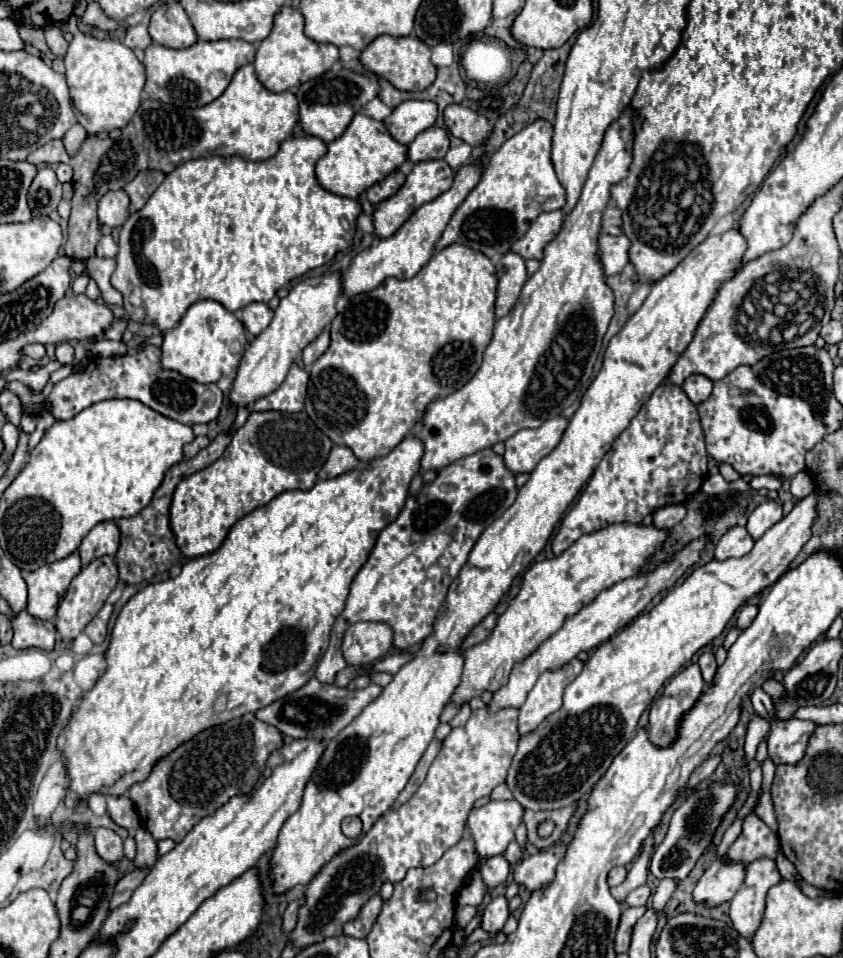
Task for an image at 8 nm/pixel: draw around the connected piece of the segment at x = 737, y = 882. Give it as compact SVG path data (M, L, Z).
M717 856L715 862L705 870L697 882L693 896L699 902L709 902L711 906L723 904L735 896L745 880L745 864Z

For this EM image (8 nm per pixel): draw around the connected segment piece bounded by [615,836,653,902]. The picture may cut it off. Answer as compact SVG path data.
M649 836L649 838L645 840L643 852L641 852L641 856L633 862L633 868L629 870L627 880L615 890L619 902L625 900L625 896L627 896L631 890L635 890L637 886L643 886L643 884L645 884L645 880L647 880L647 866L649 866L651 852L653 852L653 836Z

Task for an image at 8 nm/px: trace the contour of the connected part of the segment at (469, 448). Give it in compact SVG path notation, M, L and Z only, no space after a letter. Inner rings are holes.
M627 106L623 114L607 128L601 148L581 190L579 202L569 214L565 214L561 230L545 246L539 270L533 276L529 276L511 312L495 322L493 340L485 348L483 364L477 370L477 374L463 388L455 390L447 398L429 404L421 420L421 428L415 432L415 436L421 438L425 444L421 472L439 472L447 464L463 456L475 454L483 448L491 448L495 442L507 440L521 428L539 428L543 420L555 418L567 406L571 406L573 400L579 396L581 388L587 386L587 382L591 382L591 372L601 350L603 334L607 332L607 326L613 318L613 292L605 284L605 274L599 260L601 216L611 198L611 186L615 186L629 174L629 164L633 156L631 142L635 136L635 118L637 112L631 106Z

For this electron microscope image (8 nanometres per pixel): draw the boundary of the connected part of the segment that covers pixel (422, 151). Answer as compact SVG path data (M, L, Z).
M429 128L421 132L409 146L407 146L407 158L415 162L423 160L439 160L449 150L449 136L443 128Z

